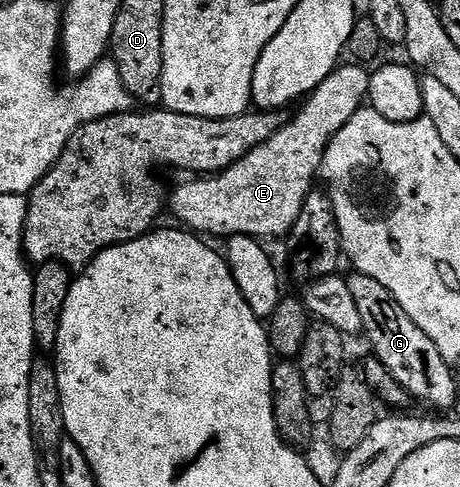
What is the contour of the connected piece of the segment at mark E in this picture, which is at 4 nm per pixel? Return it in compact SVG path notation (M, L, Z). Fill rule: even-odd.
M343 63L333 70L331 74L318 87L315 88L314 93L306 98L303 110L300 111L296 117L295 122L284 124L283 128L279 129L277 135L273 139L269 139L265 143L258 145L249 155L242 157L237 163L223 170L223 172L216 175L199 175L194 179L195 181L183 181L175 190L170 190L169 193L169 209L175 212L175 217L180 226L186 227L188 230L194 231L199 235L206 235L211 237L223 237L222 239L230 239L233 237L253 237L256 239L264 239L263 237L283 237L292 232L297 223L297 219L301 215L301 209L305 207L307 196L316 188L315 181L319 177L319 168L323 166L324 150L334 138L342 131L342 128L350 124L351 121L358 118L361 110L364 108L365 102L368 100L371 91L371 73L368 72L364 66L358 63Z

